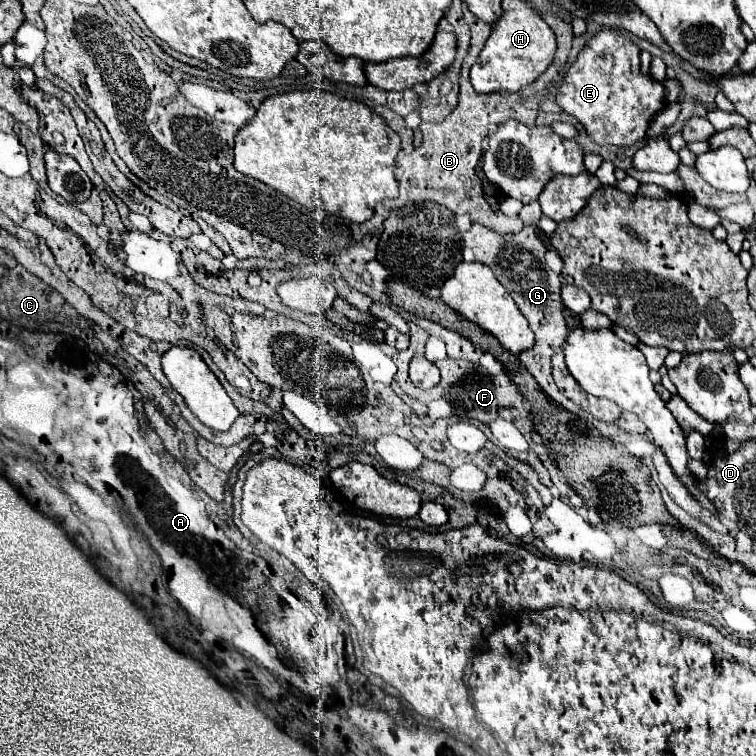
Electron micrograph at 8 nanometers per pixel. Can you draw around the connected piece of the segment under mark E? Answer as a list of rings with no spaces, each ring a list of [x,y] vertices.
[[[601,27],[579,51],[557,89],[555,103],[575,117],[597,145],[627,147],[647,137],[651,119],[667,105],[665,87],[645,75],[639,63],[639,47],[617,29]]]

